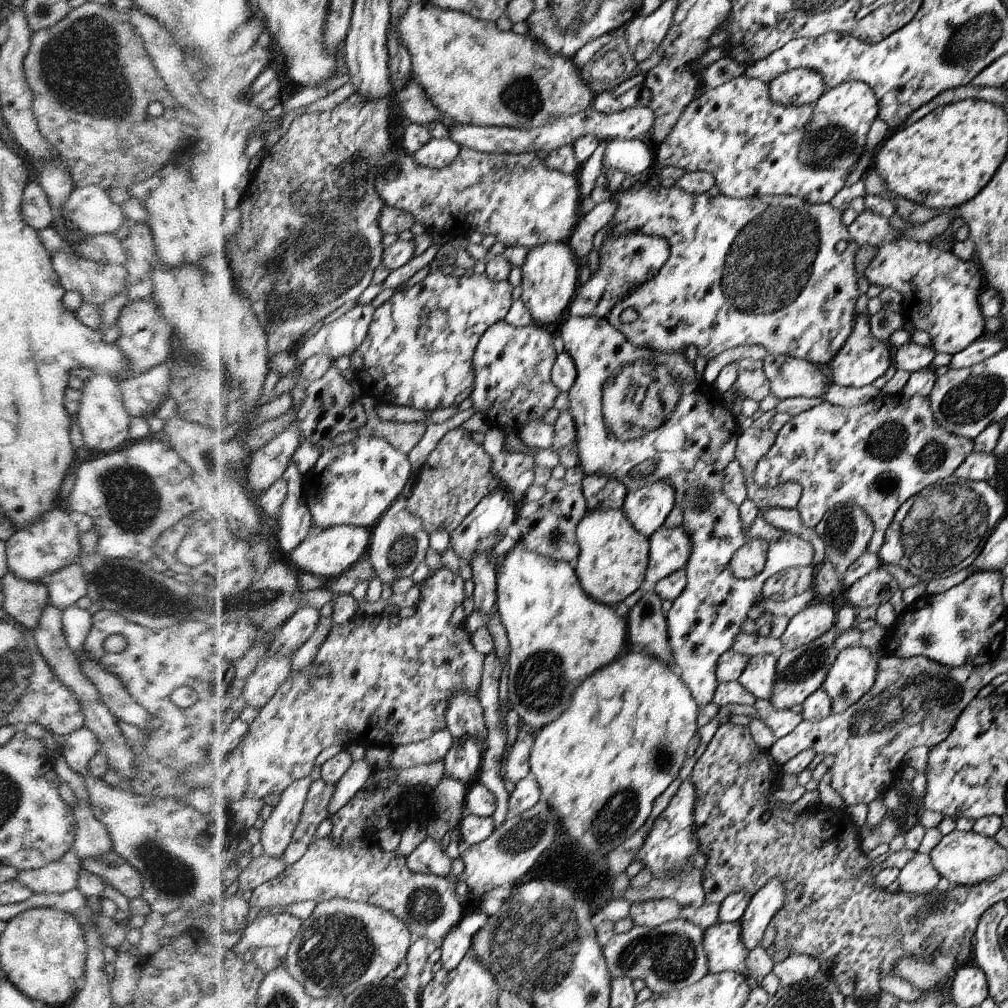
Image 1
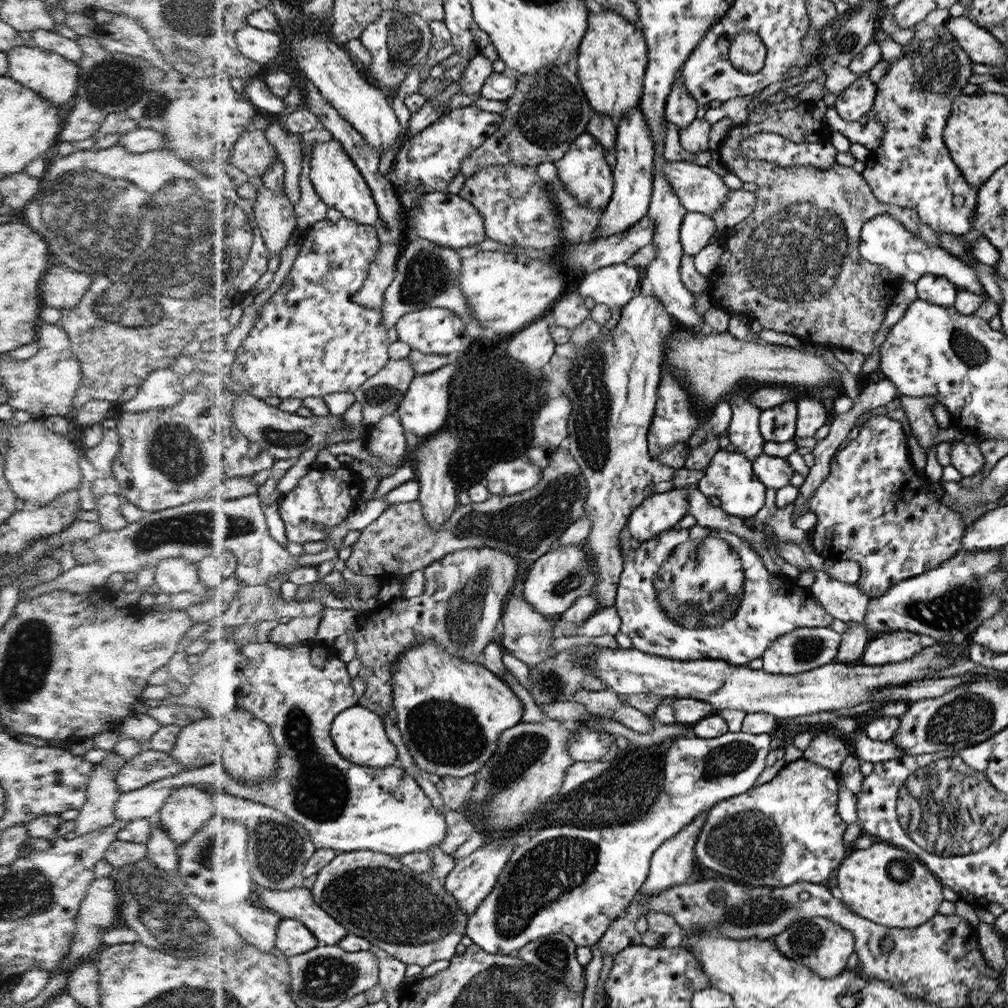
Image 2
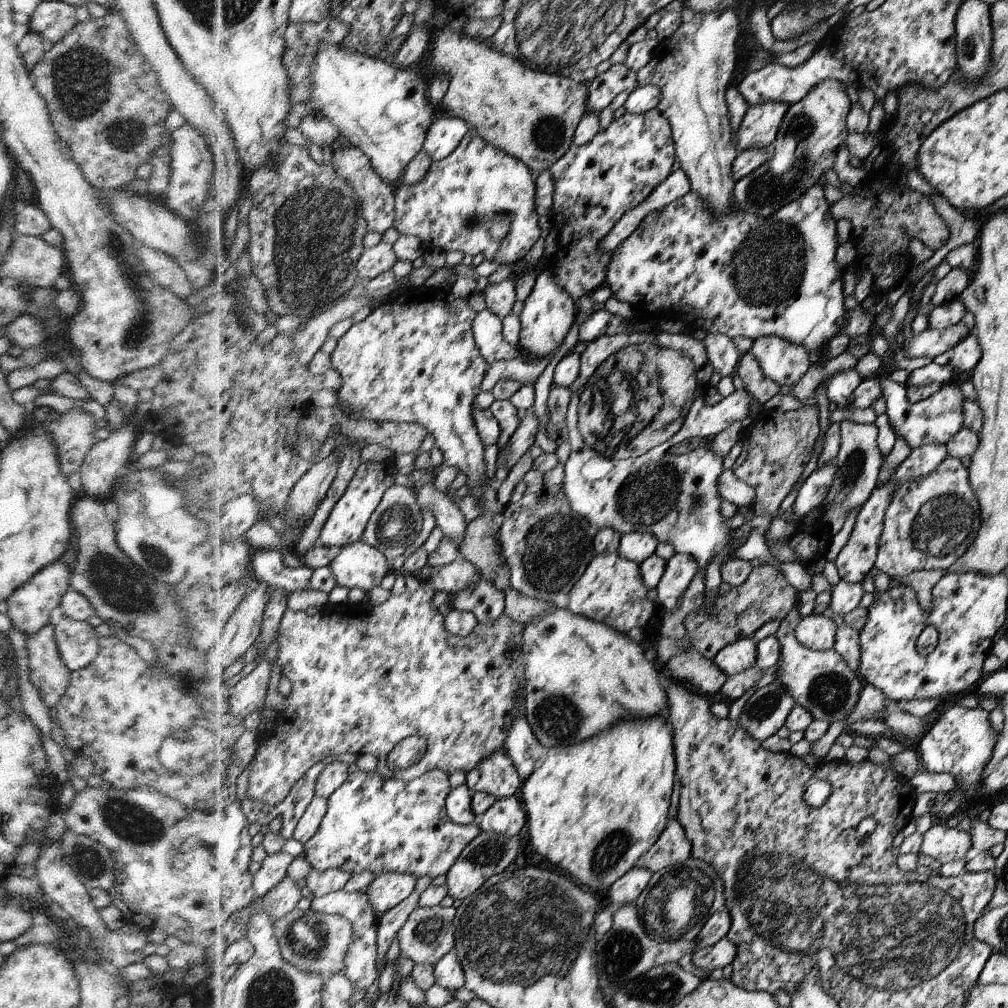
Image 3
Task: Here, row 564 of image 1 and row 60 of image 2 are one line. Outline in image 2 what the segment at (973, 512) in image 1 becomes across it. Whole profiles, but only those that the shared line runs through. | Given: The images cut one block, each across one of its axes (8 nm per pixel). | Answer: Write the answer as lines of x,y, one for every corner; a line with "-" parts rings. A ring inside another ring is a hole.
918,22
912,30
912,40
902,47
902,57
893,62
886,61
889,64
888,71
878,80
879,91
873,108
878,112
876,118
882,122
885,134
880,149
870,152
861,175
869,183
880,203
914,210
918,214
919,222
928,224
937,233
966,234
973,229
973,219
978,214
980,186
971,186
954,164
944,145
943,131
948,117
952,114
952,102
964,96
962,88
970,84
974,62
954,40
953,34
945,25
940,24
934,28

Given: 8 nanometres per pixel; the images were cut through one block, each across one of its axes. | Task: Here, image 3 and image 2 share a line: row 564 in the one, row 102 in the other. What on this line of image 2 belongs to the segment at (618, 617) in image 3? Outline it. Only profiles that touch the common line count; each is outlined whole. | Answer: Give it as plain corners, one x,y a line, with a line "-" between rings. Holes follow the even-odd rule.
604,10
602,13
591,13
589,18
589,32
578,50
578,72
577,78
581,80
582,91
590,102
590,107
598,115
606,115
614,120
623,118
630,109
638,107
638,101
642,98
642,80
646,68
646,43
642,29
637,28
633,22
628,22
621,14
611,10

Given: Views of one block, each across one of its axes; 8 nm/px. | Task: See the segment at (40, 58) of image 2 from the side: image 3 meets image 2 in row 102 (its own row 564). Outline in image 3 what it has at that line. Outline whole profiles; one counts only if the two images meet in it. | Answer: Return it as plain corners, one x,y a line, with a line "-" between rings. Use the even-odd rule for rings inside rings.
57,559
40,572
36,572
22,588
18,588
6,604
8,606
6,615
12,620
13,627
18,628
25,637
32,636
40,628
44,628
50,622
52,610
60,605
66,594
70,586
70,576
72,572
69,571
67,564

